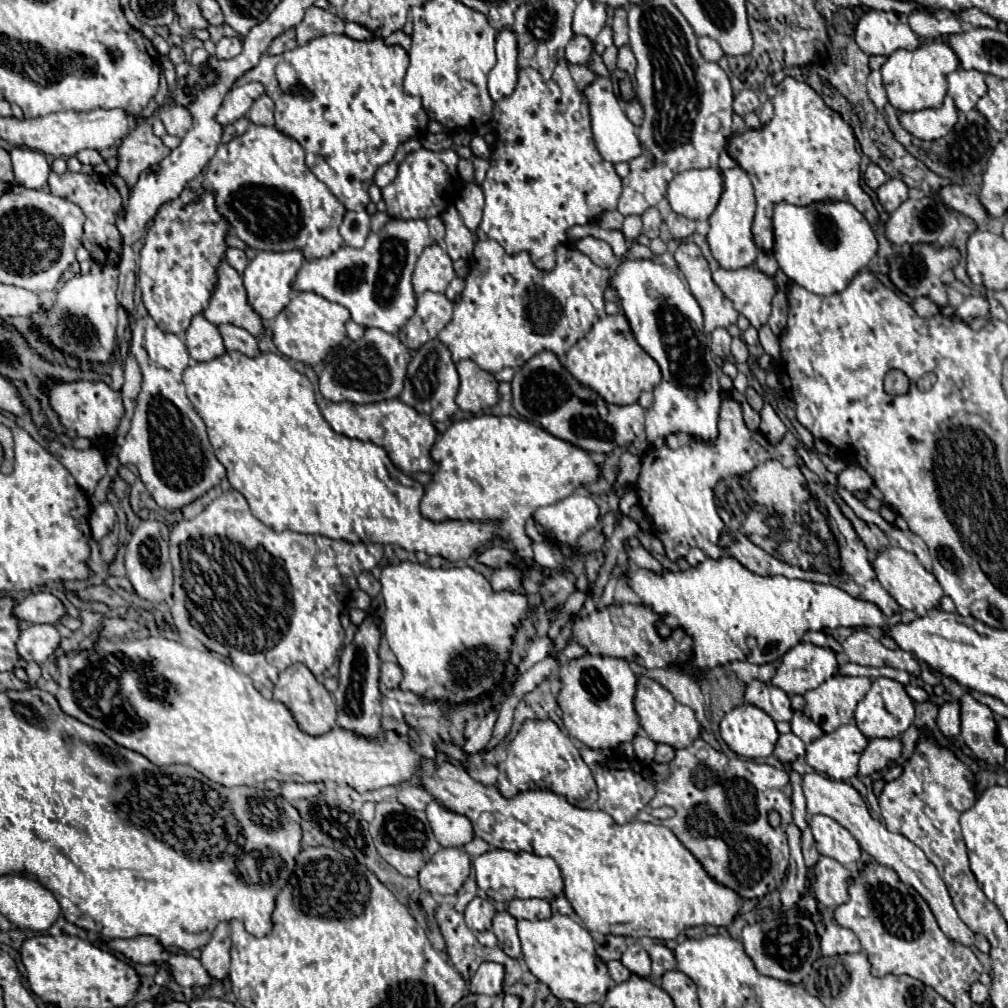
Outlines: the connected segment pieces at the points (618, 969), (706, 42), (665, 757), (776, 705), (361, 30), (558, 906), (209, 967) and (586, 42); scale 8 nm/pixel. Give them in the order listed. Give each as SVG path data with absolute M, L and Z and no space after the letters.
M612 961L612 963L606 963L606 965L608 965L608 973L614 979L614 983L624 983L630 977L630 971L620 961Z
M698 37L698 43L700 43L700 53L704 55L706 61L720 61L724 57L724 51L720 51L720 45L714 41L714 39L708 39L708 37Z
M658 745L656 755L654 755L654 763L670 763L674 759L676 751L670 745Z
M752 681L746 687L746 701L766 711L774 721L792 721L794 711L788 695L770 683Z
M346 23L346 31L344 31L348 37L354 37L358 41L364 41L364 39L372 39L372 31L368 31L366 27L358 25L358 23Z
M566 897L554 899L550 905L552 905L552 911L556 911L556 913L560 913L560 915L568 915L568 917L574 917L574 915L576 915L574 909L572 909L572 905L570 905L570 901L568 901Z
M218 923L216 931L212 933L212 939L206 947L202 947L202 965L204 969L214 977L214 979L228 979L228 971L230 971L230 949L232 949L232 941L230 941L230 927L228 923Z
M574 35L566 47L566 61L572 65L586 65L592 53L592 41L588 37Z

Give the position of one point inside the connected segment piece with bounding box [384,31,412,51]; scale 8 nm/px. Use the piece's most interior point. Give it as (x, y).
(398, 37)

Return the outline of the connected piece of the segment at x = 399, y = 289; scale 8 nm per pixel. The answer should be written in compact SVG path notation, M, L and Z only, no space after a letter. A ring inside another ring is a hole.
M440 217L418 221L392 219L382 231L370 233L362 249L344 245L330 257L304 261L292 287L296 291L312 291L326 297L328 301L348 307L352 319L362 327L378 327L388 333L398 333L412 317L416 307L410 283L414 263L428 245L442 245L442 239L444 223Z

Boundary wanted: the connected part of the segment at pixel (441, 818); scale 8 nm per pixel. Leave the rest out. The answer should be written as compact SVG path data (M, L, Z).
M432 801L426 807L426 815L442 847L464 847L474 839L472 821L466 815L446 809L440 801Z

